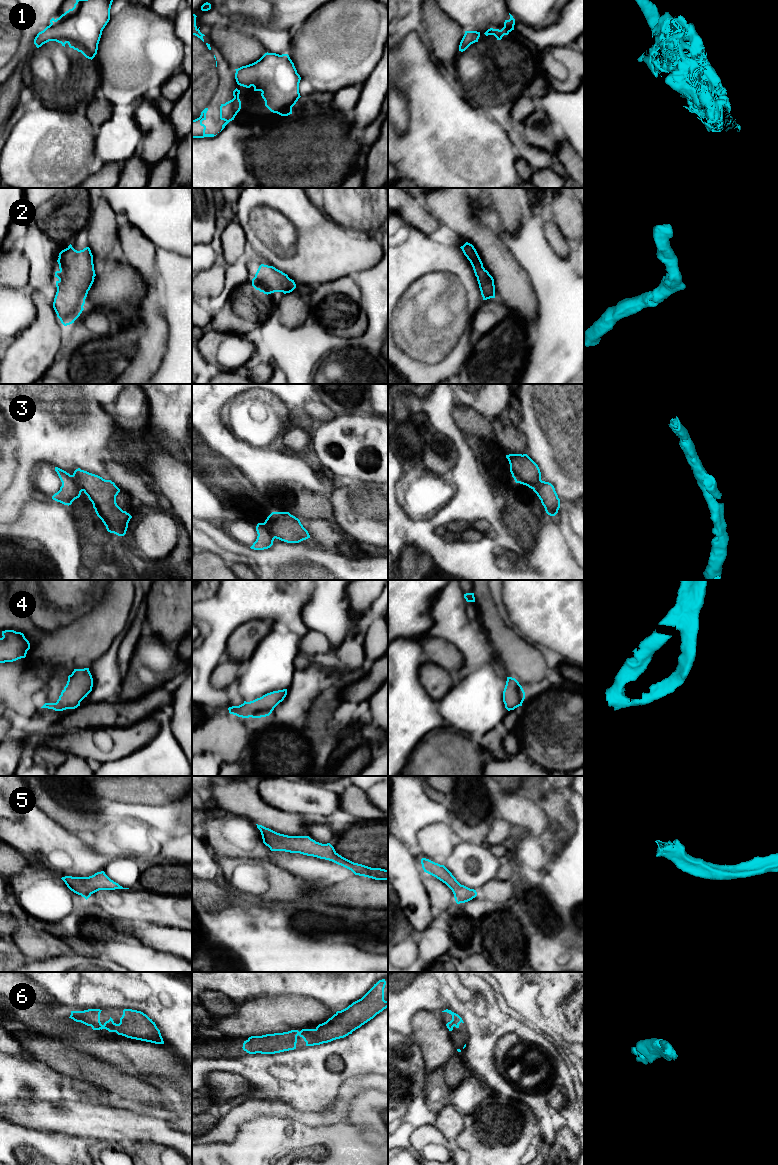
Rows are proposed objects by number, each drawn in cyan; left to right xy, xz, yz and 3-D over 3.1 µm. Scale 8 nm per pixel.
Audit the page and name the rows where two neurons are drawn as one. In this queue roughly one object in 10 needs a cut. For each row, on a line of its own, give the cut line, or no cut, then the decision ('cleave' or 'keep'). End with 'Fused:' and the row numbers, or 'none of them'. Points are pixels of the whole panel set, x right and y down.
1: cut xz (235, 73), (236, 78); cleave
2: cut none; keep
3: cut xy (71, 475), (82, 490); cleave
4: cut none; keep
5: cut none; keep
6: cut none; keep
Fused: 1, 3

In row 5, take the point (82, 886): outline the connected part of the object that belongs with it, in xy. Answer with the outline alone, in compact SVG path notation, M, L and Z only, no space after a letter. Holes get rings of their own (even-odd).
M104 871L97 872L89 877L65 876L61 878L67 887L74 893L81 895L86 900L99 890L129 889L123 888L111 880Z

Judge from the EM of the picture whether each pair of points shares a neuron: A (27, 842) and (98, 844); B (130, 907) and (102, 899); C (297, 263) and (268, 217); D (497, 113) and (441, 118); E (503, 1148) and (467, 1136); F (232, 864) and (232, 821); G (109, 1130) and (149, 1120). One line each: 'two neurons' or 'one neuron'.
A: two neurons
B: one neuron
C: one neuron
D: two neurons
E: one neuron
F: two neurons
G: one neuron

